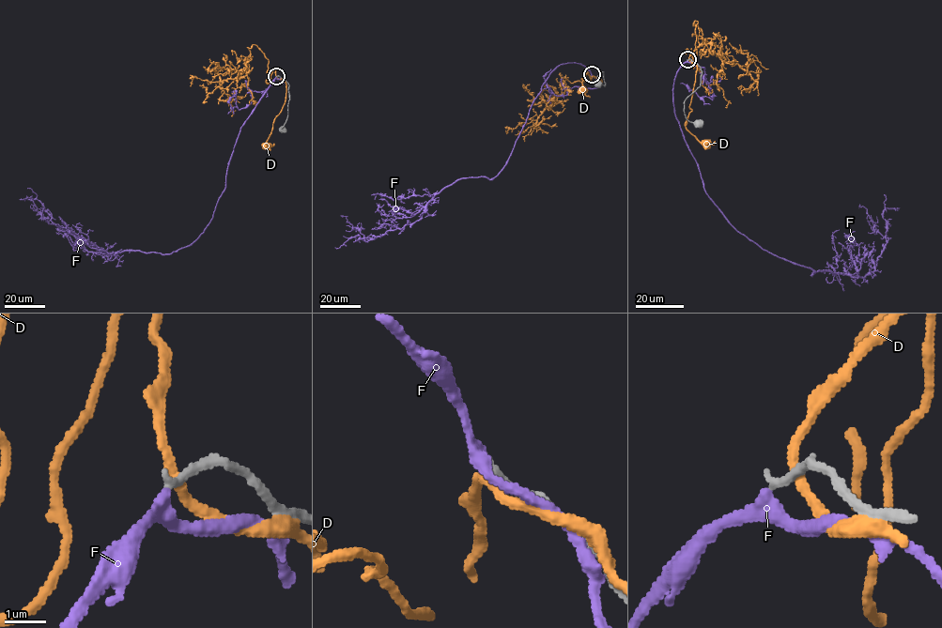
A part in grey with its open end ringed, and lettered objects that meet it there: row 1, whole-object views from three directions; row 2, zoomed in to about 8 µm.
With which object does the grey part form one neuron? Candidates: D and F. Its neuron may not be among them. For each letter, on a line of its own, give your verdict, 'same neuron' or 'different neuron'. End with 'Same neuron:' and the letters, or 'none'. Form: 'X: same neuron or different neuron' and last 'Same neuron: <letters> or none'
D: different neuron
F: different neuron
Same neuron: none

